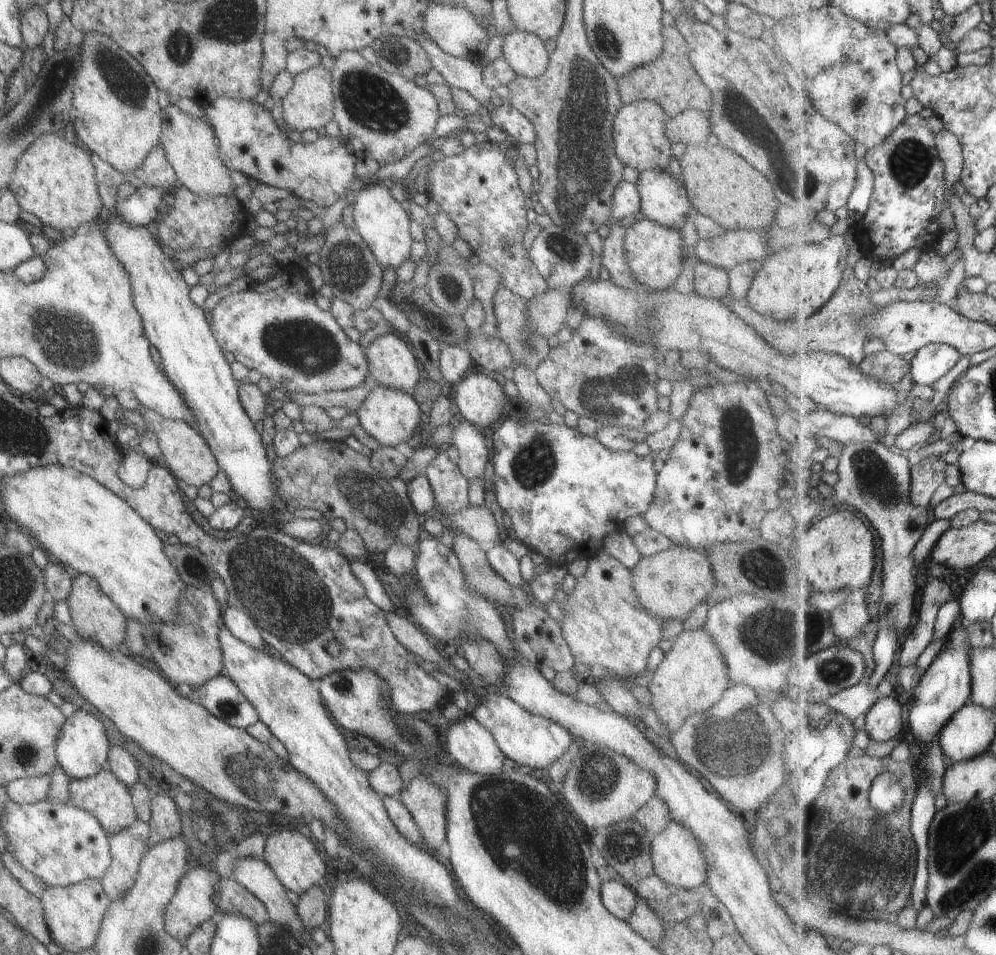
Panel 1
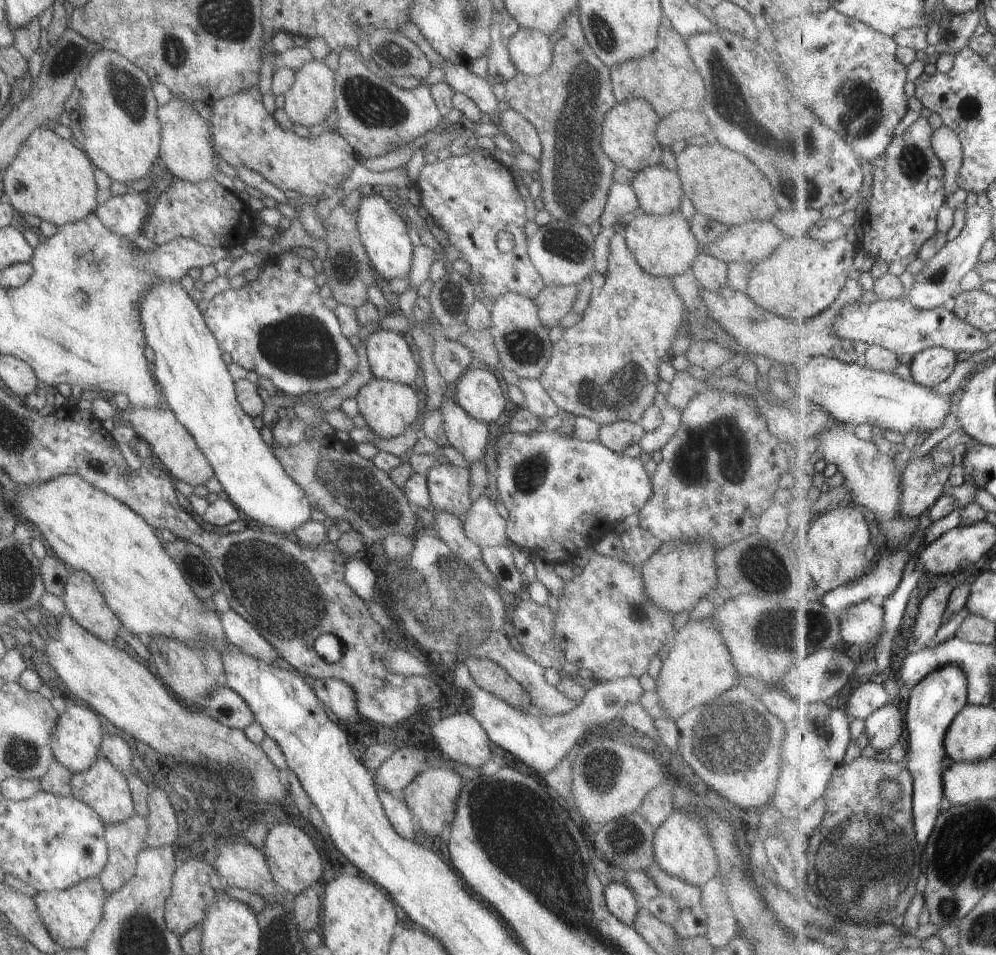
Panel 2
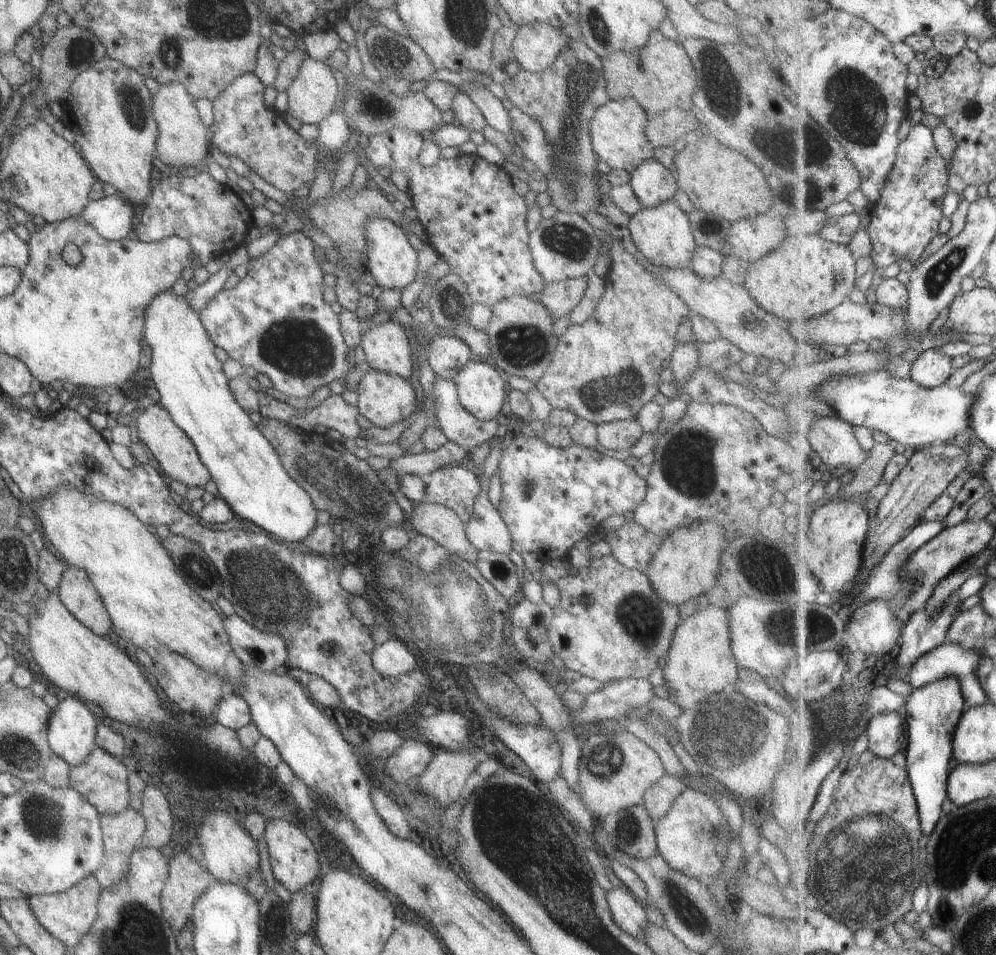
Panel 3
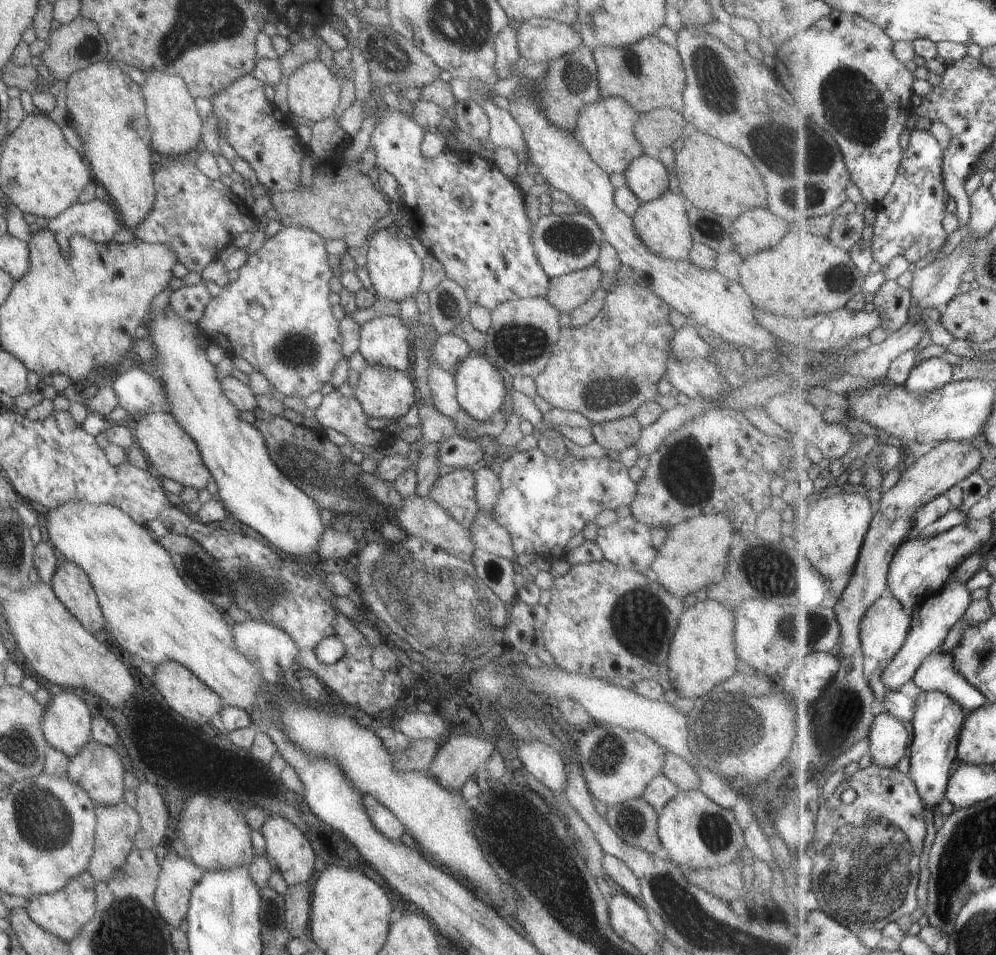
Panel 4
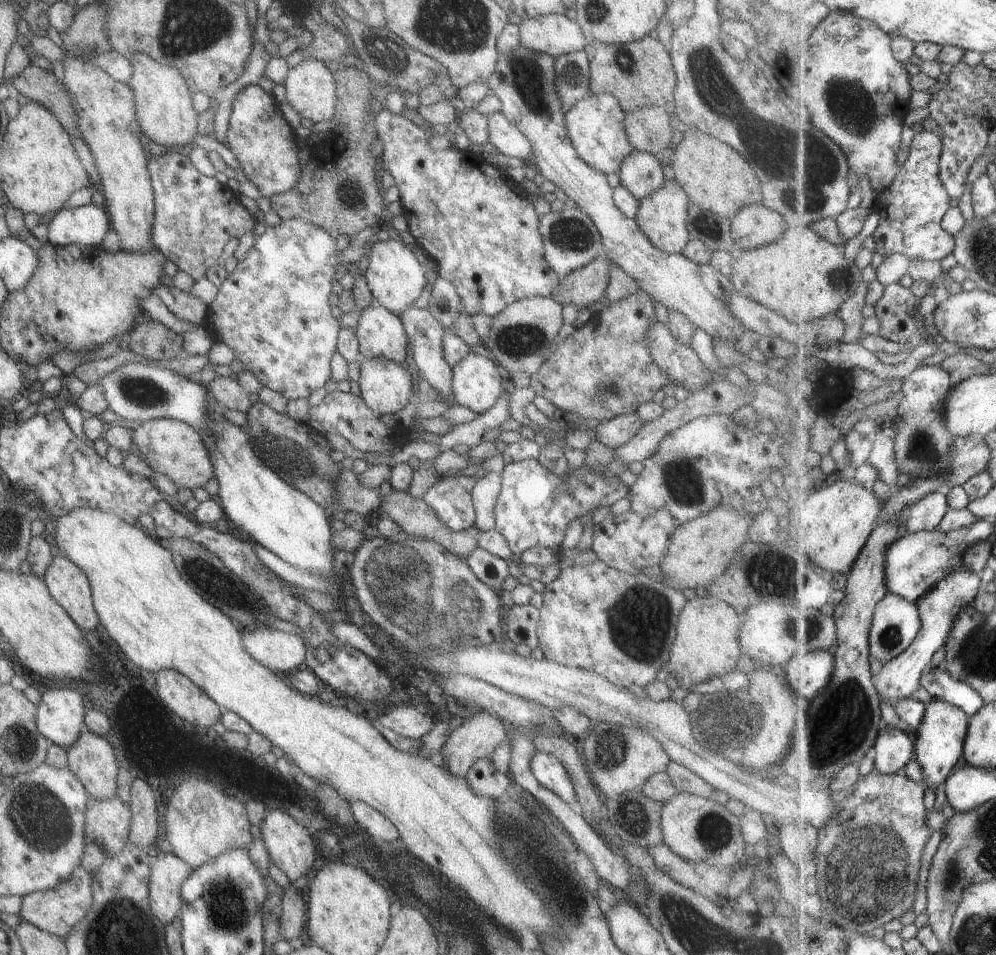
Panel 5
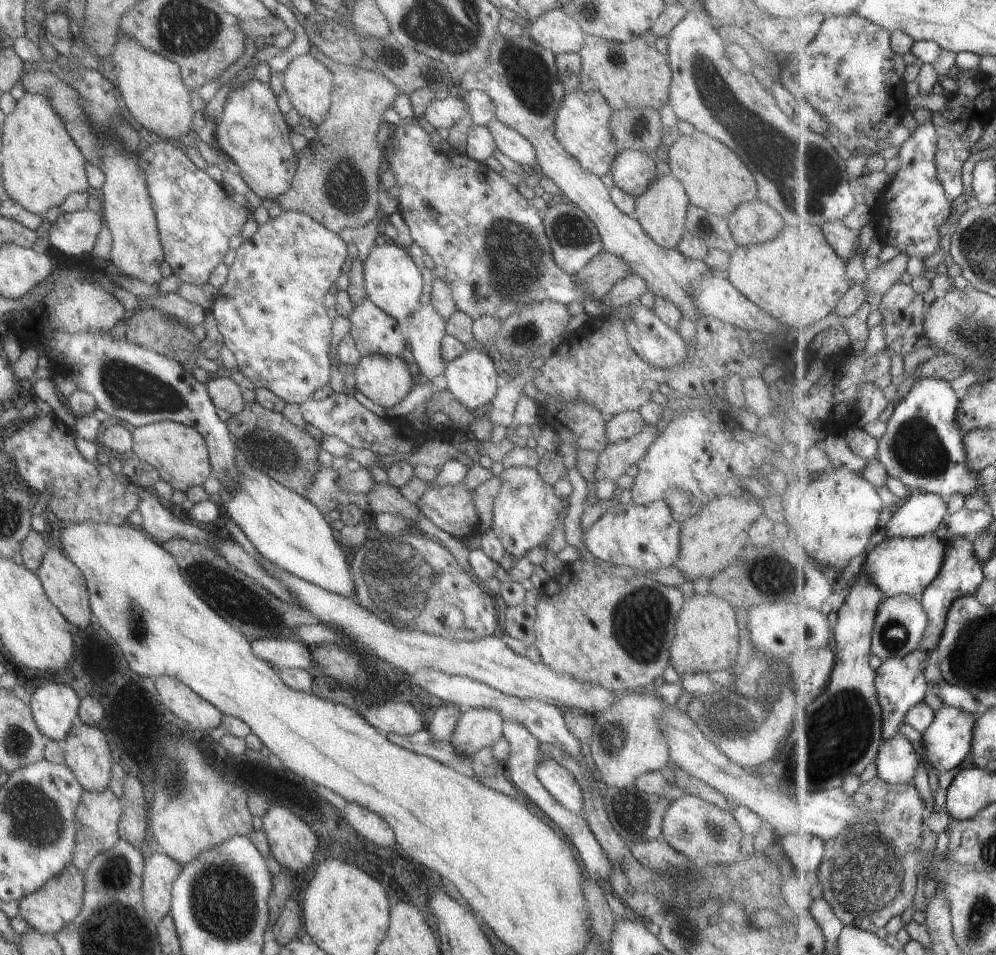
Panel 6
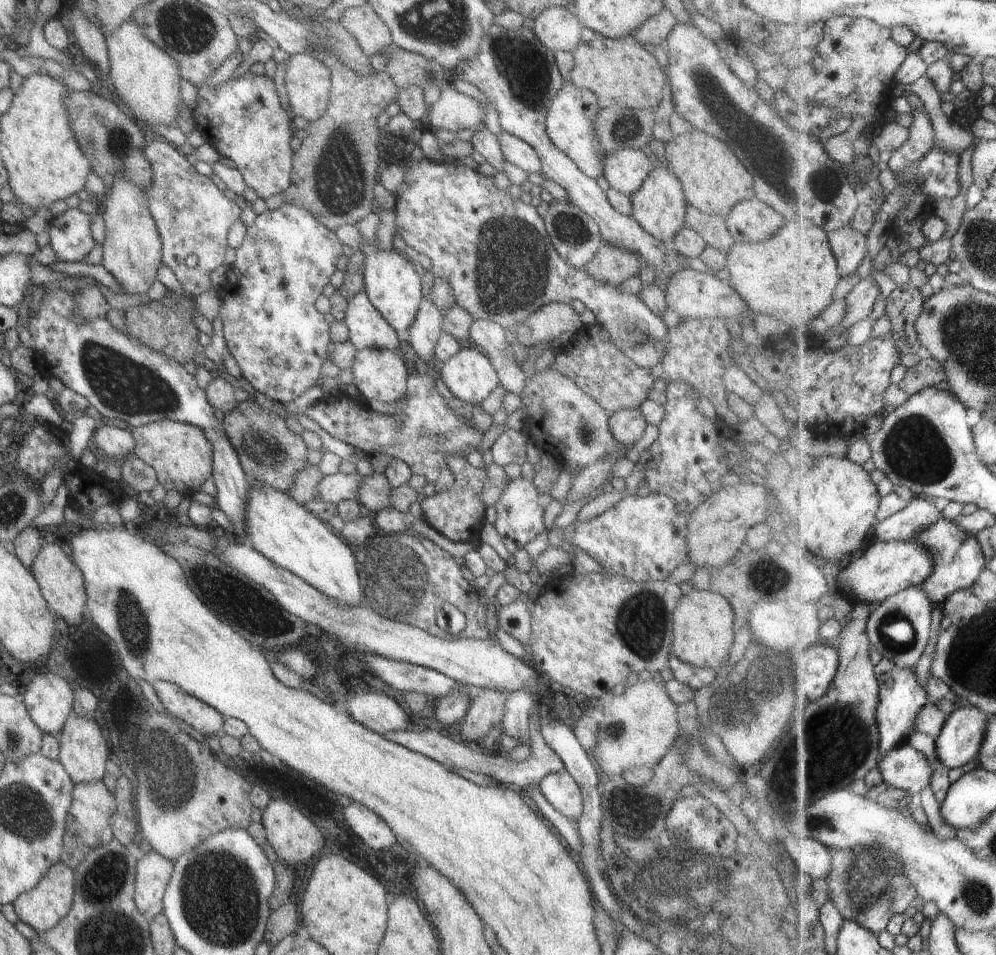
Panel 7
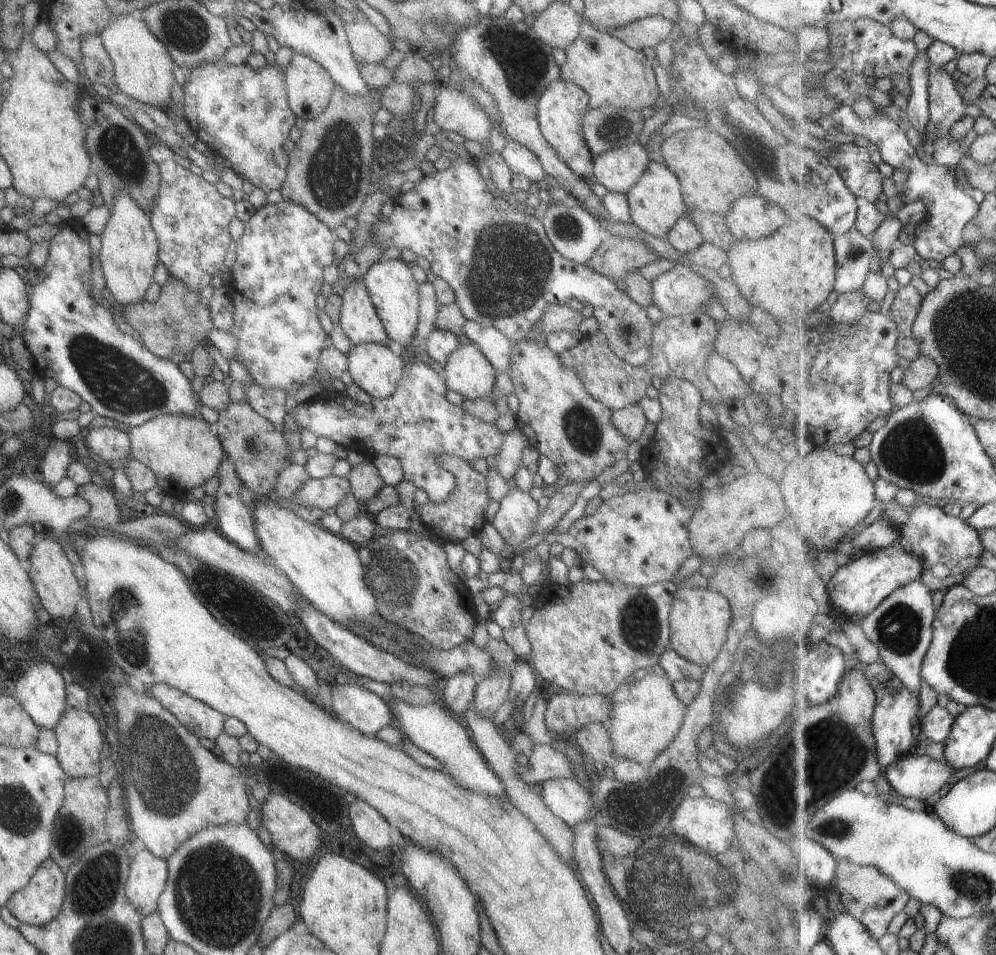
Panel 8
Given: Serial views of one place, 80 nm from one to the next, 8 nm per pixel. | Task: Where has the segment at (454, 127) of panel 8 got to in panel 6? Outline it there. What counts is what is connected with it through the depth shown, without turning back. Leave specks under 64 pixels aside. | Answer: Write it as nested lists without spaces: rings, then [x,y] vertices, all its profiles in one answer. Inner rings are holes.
[[[462,93],[460,98],[447,94],[445,98],[436,98],[425,108],[422,116],[431,128],[449,129],[464,115],[469,114]]]

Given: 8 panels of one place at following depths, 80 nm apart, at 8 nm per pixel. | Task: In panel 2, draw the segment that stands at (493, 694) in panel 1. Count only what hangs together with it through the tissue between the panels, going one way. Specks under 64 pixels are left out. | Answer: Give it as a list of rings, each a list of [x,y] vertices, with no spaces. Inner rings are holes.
[[[461,662],[455,666],[455,684],[457,688],[463,688],[463,694],[469,698],[467,712],[479,723],[490,742],[526,764],[536,776],[549,772],[571,747],[578,745],[585,732],[599,728],[604,723],[616,722],[620,710],[627,703],[637,702],[643,692],[638,677],[599,681],[586,686],[580,703],[571,710],[565,714],[547,716],[539,712],[527,712],[519,705],[508,705],[504,700],[481,690]]]

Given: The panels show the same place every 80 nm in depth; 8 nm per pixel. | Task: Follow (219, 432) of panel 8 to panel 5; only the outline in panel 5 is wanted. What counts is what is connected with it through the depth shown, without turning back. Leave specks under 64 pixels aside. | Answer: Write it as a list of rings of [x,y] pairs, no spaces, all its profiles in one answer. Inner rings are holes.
[[[255,402],[245,412],[246,423],[239,426],[251,440],[251,448],[273,474],[285,484],[313,500],[321,509],[329,506],[335,498],[331,492],[331,474],[339,472],[340,466],[329,458],[330,448],[323,434],[310,423],[299,423],[286,414],[277,414],[263,403]]]

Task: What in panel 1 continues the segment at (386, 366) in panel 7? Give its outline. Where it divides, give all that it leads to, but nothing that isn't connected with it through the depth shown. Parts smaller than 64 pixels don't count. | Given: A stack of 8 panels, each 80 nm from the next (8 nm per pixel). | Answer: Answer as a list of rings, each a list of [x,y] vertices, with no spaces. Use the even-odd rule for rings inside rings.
[[[373,384],[373,388],[359,408],[353,412],[359,421],[359,426],[381,447],[395,447],[399,442],[408,442],[410,436],[419,425],[419,407],[411,394],[383,385]]]

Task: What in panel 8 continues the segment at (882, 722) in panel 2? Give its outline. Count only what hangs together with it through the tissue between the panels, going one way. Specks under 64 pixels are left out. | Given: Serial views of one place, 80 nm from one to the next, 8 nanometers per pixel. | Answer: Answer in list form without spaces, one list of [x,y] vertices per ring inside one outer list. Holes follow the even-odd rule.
[[[921,752],[901,758],[897,764],[889,766],[886,771],[883,771],[888,784],[901,797],[913,798],[925,802],[930,796],[940,791],[947,792],[947,788],[953,788],[961,779],[955,776],[955,768],[945,762],[937,762],[933,758],[929,758],[927,754],[923,755]]]

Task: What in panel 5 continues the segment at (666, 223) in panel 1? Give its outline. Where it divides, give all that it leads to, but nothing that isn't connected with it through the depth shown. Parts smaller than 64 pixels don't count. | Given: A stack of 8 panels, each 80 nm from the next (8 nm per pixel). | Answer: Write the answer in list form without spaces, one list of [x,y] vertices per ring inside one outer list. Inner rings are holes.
[[[632,151],[621,160],[617,173],[619,185],[637,201],[644,199],[663,184],[661,166],[653,155]]]

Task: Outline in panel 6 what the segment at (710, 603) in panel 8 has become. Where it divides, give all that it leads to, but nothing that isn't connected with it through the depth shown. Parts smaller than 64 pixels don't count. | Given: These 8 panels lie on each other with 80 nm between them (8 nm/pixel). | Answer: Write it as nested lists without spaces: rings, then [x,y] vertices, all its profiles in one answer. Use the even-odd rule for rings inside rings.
[[[713,594],[684,598],[674,621],[674,636],[669,648],[668,665],[679,674],[729,669],[736,662],[738,628],[735,610]]]

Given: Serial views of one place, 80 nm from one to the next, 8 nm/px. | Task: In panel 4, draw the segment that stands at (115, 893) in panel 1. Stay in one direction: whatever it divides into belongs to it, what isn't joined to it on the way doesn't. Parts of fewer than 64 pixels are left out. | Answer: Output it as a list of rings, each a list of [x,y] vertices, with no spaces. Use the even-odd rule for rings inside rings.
[[[123,801],[111,804],[111,806],[94,804],[93,814],[95,816],[93,854],[87,860],[85,871],[93,878],[94,882],[99,882],[99,880],[113,878],[115,870],[124,864],[125,856],[127,856],[129,850],[133,847],[133,836],[137,832],[139,822],[137,812],[135,812],[134,808],[130,808]]]

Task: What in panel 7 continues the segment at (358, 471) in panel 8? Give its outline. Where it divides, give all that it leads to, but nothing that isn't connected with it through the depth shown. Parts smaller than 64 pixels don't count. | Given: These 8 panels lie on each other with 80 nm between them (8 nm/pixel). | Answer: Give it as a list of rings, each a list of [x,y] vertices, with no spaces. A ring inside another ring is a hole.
[[[372,472],[361,476],[361,484],[357,488],[356,501],[368,515],[373,515],[383,508],[389,507],[389,492],[391,487],[382,474]]]

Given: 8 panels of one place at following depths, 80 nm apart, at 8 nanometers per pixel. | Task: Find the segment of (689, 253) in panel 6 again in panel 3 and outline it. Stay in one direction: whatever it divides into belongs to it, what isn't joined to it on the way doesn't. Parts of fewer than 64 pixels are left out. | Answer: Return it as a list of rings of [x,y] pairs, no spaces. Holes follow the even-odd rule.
[[[672,199],[651,208],[641,207],[628,218],[627,228],[636,251],[652,265],[670,269],[686,268],[706,281],[720,276],[723,255],[719,251],[696,246],[690,231],[688,214]]]

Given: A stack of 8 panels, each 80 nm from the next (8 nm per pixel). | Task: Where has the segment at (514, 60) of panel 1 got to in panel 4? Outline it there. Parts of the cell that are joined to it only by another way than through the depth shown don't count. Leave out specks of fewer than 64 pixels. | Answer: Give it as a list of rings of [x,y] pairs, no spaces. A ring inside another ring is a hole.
[[[534,17],[516,30],[517,53],[527,62],[551,62],[582,45],[578,32],[557,20]]]

